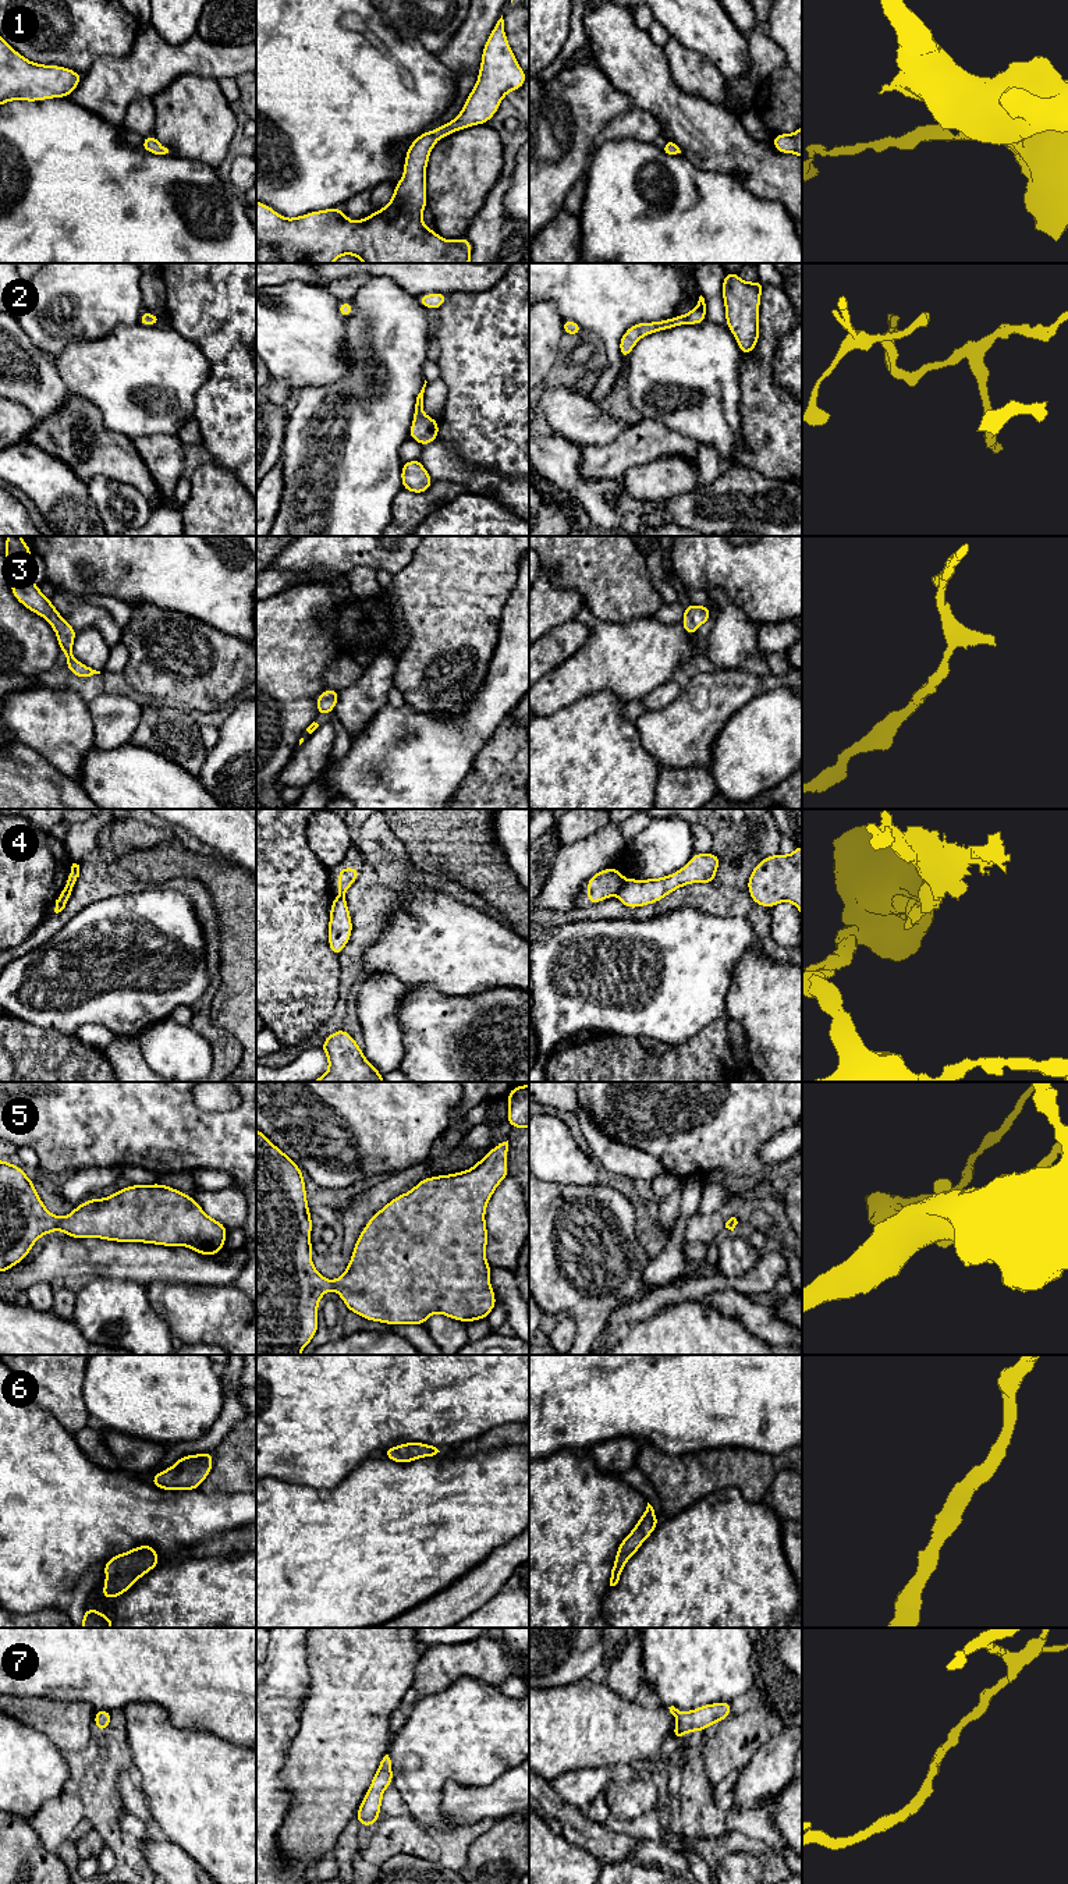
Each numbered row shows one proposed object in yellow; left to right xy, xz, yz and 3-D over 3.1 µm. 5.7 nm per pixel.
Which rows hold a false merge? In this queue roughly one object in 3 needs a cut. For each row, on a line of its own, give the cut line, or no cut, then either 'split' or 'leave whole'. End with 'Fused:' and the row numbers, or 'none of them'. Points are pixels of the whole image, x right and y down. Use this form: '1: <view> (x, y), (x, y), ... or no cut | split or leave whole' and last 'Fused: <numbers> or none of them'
1: no cut | leave whole
2: no cut | leave whole
3: no cut | leave whole
4: yz (624, 882), (616, 894) | split
5: no cut | leave whole
6: no cut | leave whole
7: no cut | leave whole
Fused: 4

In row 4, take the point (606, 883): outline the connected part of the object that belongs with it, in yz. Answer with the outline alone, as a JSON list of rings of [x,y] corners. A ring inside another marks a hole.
[[[607,868],[588,879],[588,904],[595,905],[608,897],[617,895],[624,876],[617,868]]]

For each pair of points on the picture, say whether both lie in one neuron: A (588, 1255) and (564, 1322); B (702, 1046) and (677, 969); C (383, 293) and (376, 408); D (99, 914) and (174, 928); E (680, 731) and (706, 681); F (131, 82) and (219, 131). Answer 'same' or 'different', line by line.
A: different
B: different
C: same
D: same
E: same
F: different

